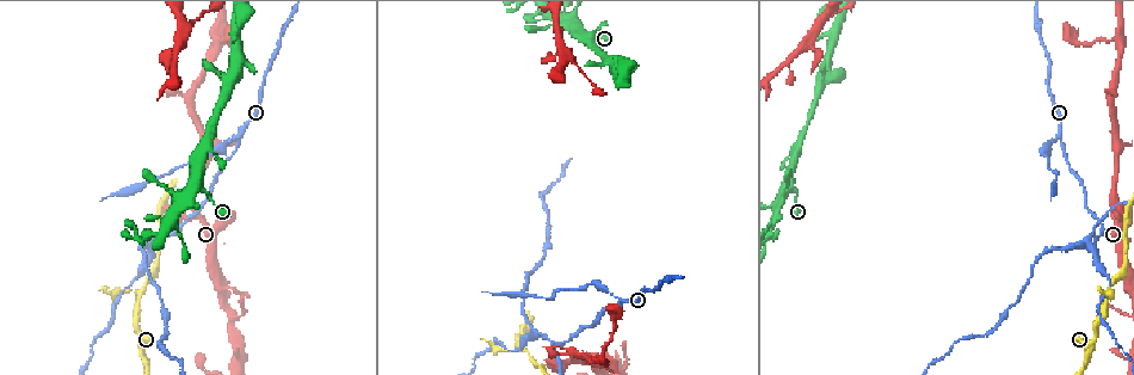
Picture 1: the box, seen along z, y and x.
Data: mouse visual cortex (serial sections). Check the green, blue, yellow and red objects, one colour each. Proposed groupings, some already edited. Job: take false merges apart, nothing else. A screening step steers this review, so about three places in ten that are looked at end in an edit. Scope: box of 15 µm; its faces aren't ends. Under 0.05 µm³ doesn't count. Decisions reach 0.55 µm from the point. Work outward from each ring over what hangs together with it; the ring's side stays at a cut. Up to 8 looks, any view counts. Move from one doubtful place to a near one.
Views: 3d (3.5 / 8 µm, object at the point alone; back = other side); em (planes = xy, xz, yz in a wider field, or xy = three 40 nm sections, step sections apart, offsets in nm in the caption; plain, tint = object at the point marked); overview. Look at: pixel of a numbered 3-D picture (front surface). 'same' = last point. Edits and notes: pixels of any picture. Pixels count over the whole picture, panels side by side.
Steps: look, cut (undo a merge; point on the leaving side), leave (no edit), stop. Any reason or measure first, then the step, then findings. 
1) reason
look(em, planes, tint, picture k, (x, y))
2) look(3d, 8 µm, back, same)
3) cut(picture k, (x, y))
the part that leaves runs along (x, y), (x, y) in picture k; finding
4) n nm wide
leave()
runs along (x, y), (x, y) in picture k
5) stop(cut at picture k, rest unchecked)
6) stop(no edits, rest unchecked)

thin neck
look(3d, 3.5 µm, picture 1, (138, 295))

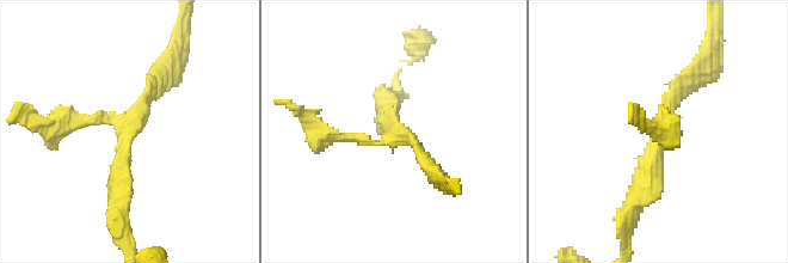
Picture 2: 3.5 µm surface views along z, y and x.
3 arms; arms of 150, 150, 200 nm
look(em, xy, step 3, tint, picture 2, (124, 131))

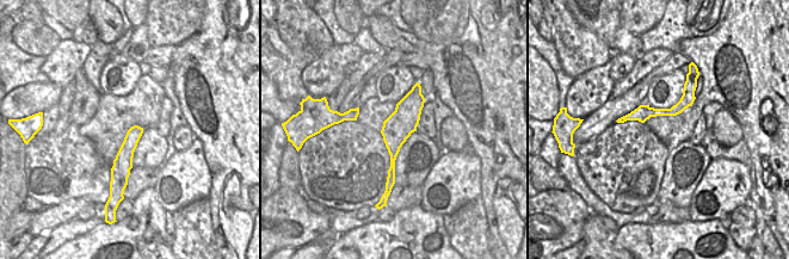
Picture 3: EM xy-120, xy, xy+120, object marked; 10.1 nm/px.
cut it another way
look(em, xy, step 1, tint, same)

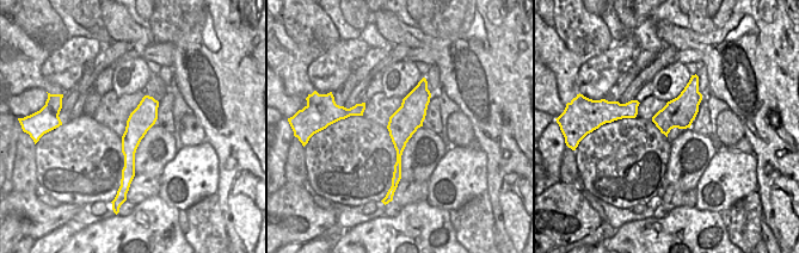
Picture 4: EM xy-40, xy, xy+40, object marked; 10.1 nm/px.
cut(picture 2, (69, 121))
the part that leaves runs along (99, 121), (41, 128), (26, 117) in picture 2; a second cell is stuck on

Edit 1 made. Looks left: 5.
redraw
look(overview)

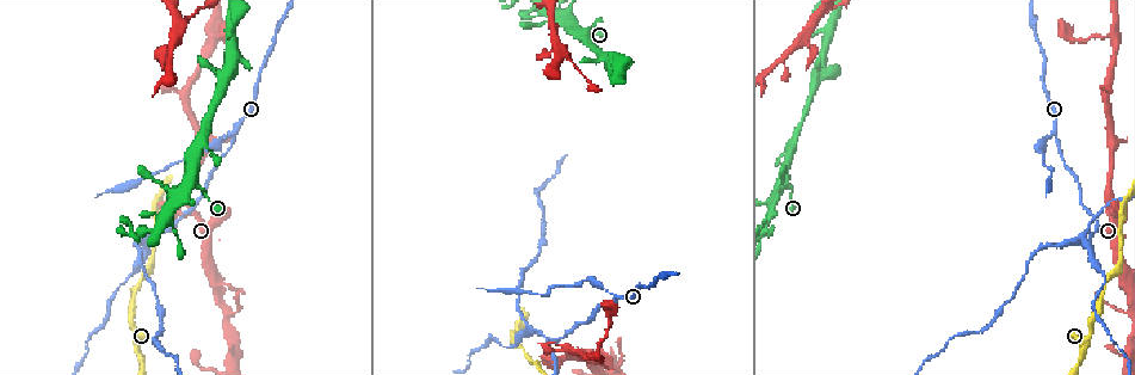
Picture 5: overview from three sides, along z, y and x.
branch point
look(em, xy, step 5, tint, picture 5, (1113, 145))

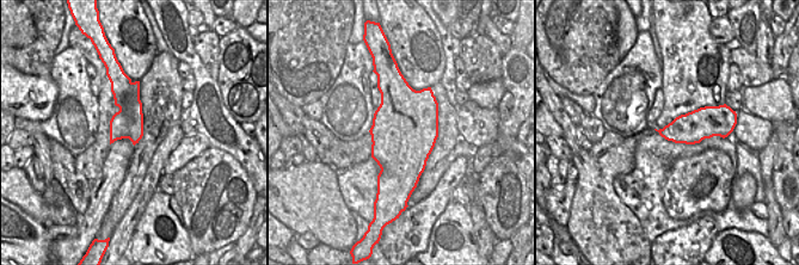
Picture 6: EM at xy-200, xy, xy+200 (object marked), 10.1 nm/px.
wider look
look(3d, 3.5 µm, same)

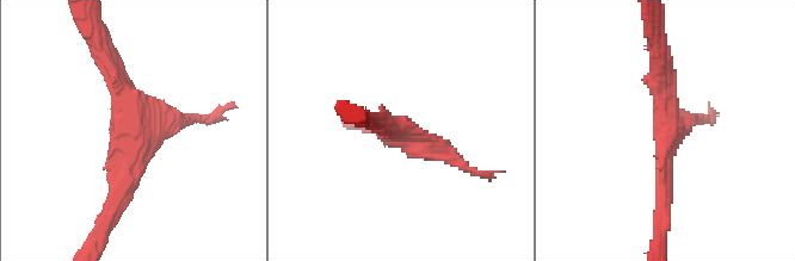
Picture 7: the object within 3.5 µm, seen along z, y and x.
leave()
runs along (111, 204), (134, 126), (104, 57) in picture 7; all the same cell

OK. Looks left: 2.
three arms meet
look(3d, 8 µm, picture 5, (1055, 130))

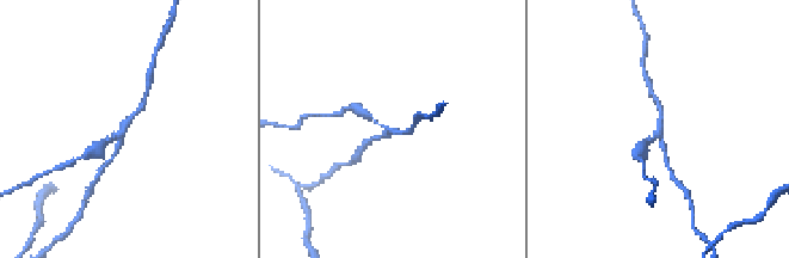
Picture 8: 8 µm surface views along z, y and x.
3 arms; arms of 100, 150, 150 nm; now the EM
look(em, xy, step 1, tint, picture 8, (660, 129))

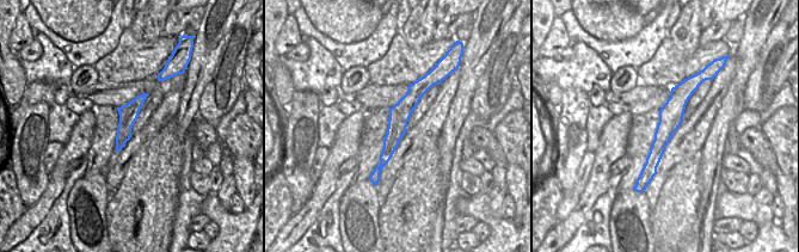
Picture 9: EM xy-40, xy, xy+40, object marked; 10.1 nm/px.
cut(picture 8, (647, 141))
the part that leaves runs along (658, 134), (639, 149), (636, 158) in picture 8; two cells meet here

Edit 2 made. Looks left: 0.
stop(cut at picture 2, cut at picture 8, rest unchecked)

